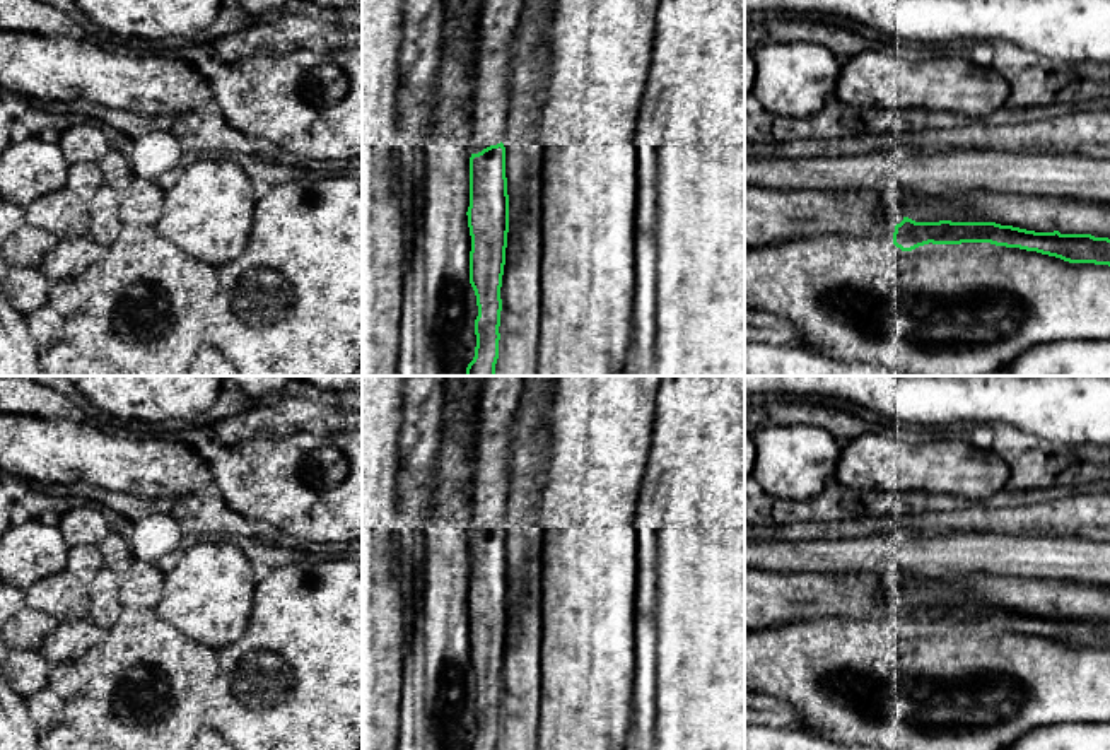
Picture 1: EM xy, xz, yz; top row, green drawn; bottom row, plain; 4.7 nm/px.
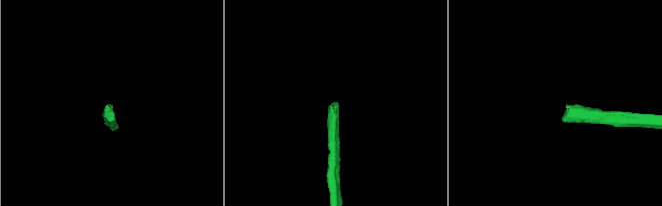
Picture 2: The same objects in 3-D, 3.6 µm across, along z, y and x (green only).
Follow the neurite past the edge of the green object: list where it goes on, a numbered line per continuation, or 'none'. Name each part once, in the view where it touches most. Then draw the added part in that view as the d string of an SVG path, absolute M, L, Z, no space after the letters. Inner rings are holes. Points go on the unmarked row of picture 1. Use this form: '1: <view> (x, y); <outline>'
1: xz (499, 402); M482 376L471 536L504 523L509 494L511 429L523 390L524 376Z

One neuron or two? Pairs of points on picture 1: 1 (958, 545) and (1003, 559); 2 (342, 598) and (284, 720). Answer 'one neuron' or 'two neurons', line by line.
1: one neuron
2: one neuron

